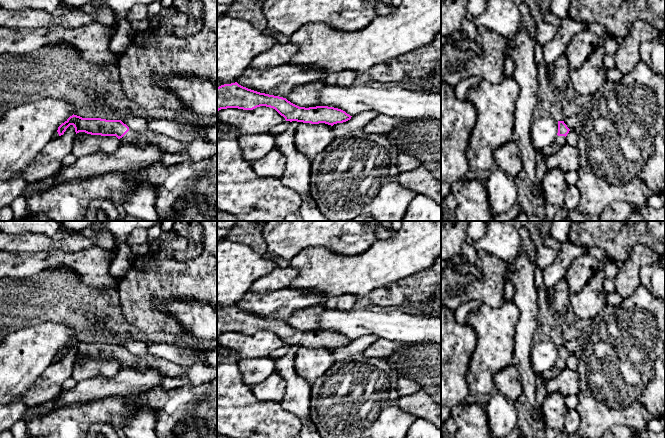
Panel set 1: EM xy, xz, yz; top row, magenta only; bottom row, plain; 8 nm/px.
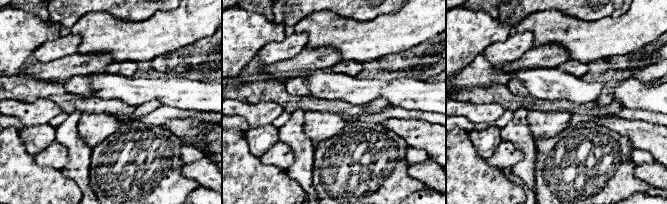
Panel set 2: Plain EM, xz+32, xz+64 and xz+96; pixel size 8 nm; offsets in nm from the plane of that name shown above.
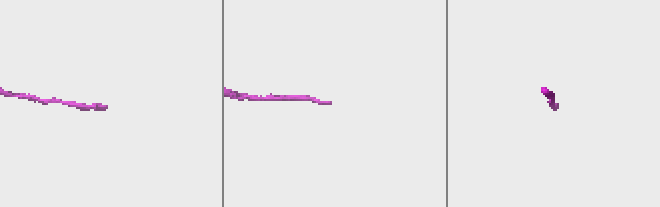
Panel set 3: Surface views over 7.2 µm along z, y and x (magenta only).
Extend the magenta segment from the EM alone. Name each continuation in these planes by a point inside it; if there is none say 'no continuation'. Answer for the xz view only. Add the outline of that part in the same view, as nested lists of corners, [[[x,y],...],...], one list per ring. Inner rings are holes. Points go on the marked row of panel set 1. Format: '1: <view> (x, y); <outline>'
no continuation

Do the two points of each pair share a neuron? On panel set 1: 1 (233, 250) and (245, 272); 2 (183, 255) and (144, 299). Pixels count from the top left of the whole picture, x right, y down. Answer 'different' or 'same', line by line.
1: same
2: different

